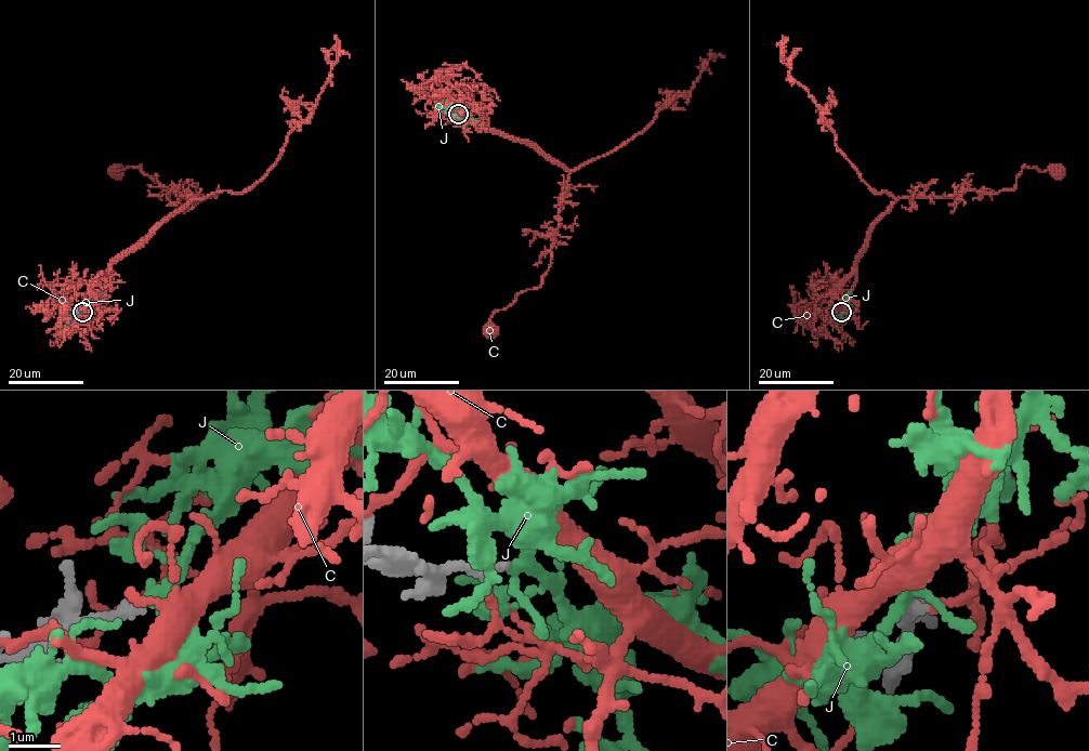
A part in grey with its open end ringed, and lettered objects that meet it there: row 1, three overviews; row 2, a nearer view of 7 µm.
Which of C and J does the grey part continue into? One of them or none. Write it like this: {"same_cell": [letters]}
{"same_cell": ["J"]}

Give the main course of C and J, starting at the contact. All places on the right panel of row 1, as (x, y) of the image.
C: (843, 312), (866, 236), (900, 197), (954, 196), (969, 189), (997, 194), (1013, 187), (1024, 167), (1060, 170)
J: (841, 312), (851, 291)

